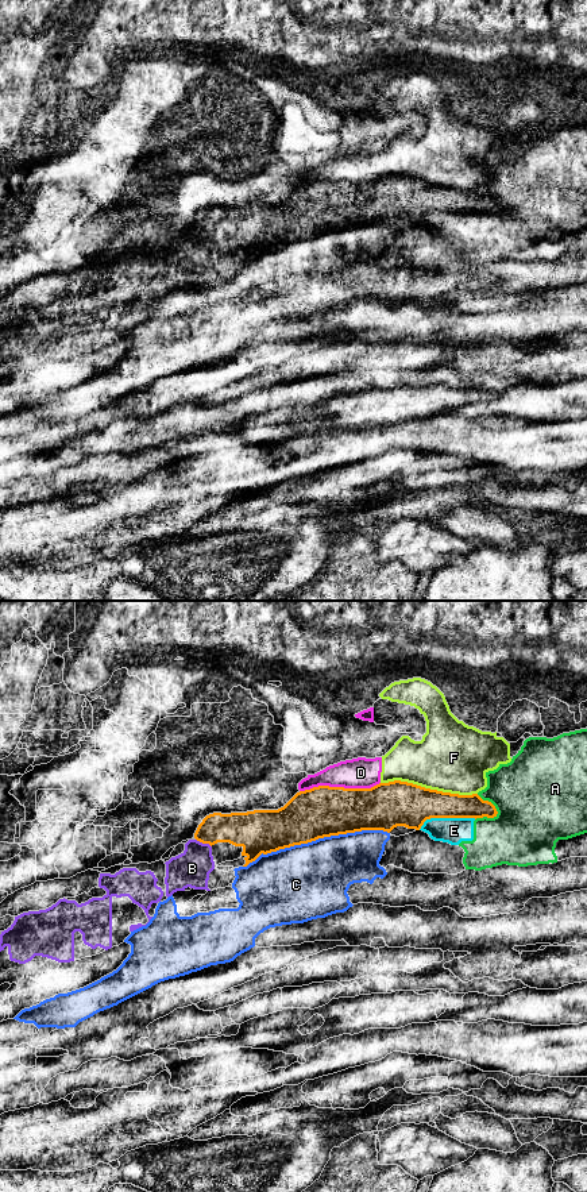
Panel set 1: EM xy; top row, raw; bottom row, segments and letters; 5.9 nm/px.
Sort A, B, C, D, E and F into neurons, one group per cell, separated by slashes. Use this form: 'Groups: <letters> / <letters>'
Groups: A E / B / C / D F

